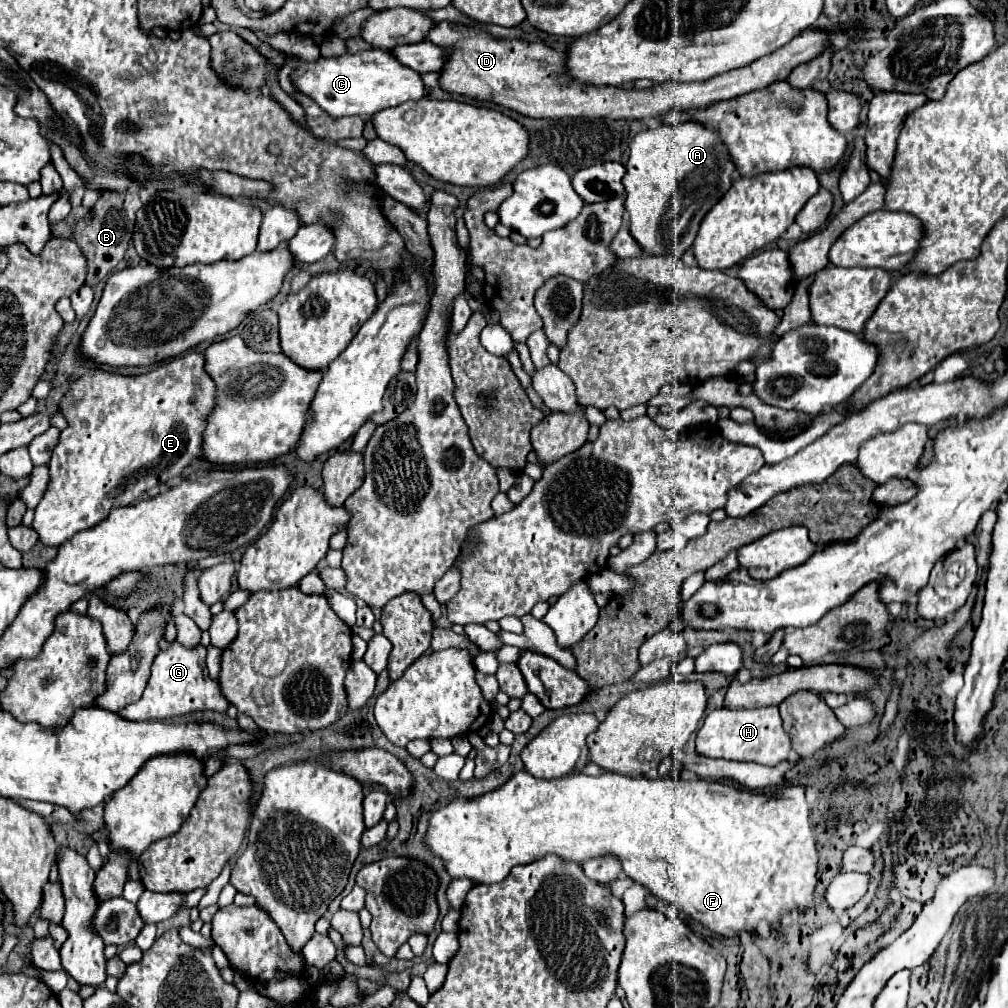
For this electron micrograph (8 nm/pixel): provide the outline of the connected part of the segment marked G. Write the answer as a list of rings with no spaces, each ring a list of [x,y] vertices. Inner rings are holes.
[[[161,640],[159,654],[155,656],[151,678],[147,682],[147,688],[139,702],[129,704],[119,710],[119,716],[127,720],[169,720],[173,716],[191,714],[197,710],[215,710],[215,712],[227,712],[229,702],[219,690],[219,684],[215,680],[209,680],[207,668],[205,668],[205,646],[193,646],[183,648],[177,640],[167,642]]]

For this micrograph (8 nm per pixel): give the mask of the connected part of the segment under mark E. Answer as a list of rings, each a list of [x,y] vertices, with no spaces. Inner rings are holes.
[[[189,352],[185,356],[173,358],[169,362],[161,362],[159,368],[147,372],[147,374],[139,374],[139,376],[123,376],[117,372],[107,372],[103,368],[89,368],[81,378],[73,380],[69,384],[69,390],[65,392],[65,396],[59,402],[59,412],[63,414],[63,418],[67,420],[67,428],[61,430],[59,442],[53,450],[51,462],[49,462],[49,476],[51,476],[51,486],[47,488],[43,500],[39,502],[39,506],[35,508],[35,520],[33,520],[33,528],[39,534],[39,540],[47,546],[61,546],[63,542],[67,542],[69,538],[73,538],[77,532],[81,530],[89,530],[93,526],[97,526],[101,520],[105,520],[109,516],[109,512],[113,508],[119,506],[129,506],[133,504],[143,492],[147,492],[153,486],[161,486],[177,476],[181,476],[181,472],[195,460],[201,456],[203,452],[203,430],[207,426],[207,418],[211,414],[211,410],[215,408],[215,382],[213,378],[207,374],[205,370],[205,356],[201,352]]]

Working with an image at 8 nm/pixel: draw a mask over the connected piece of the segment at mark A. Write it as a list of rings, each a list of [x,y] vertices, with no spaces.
[[[697,120],[681,124],[661,122],[657,128],[639,132],[631,140],[625,168],[625,208],[633,238],[647,254],[675,258],[693,244],[705,214],[723,198],[737,174],[719,130]]]

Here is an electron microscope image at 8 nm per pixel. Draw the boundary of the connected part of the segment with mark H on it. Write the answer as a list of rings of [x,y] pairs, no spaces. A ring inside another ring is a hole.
[[[763,706],[751,710],[727,710],[719,708],[709,712],[701,730],[697,732],[697,752],[709,758],[743,760],[775,766],[789,758],[791,738],[783,728],[783,718],[777,706]]]

